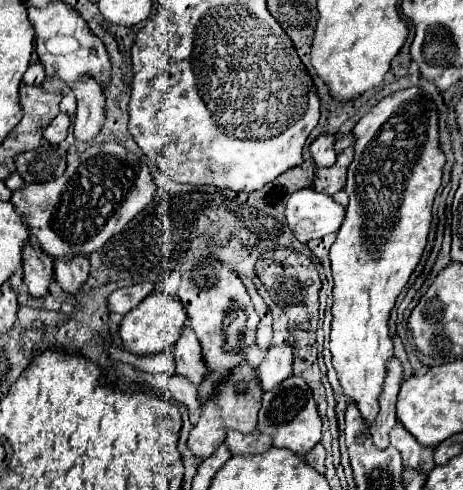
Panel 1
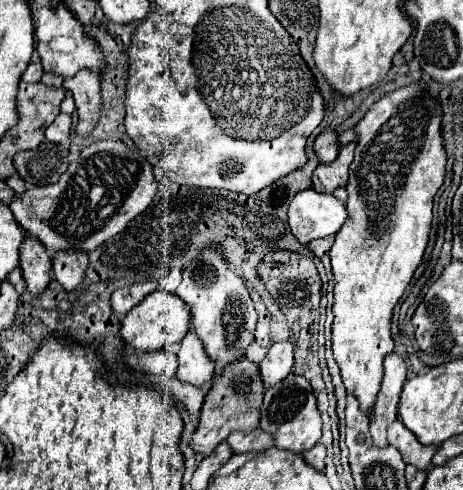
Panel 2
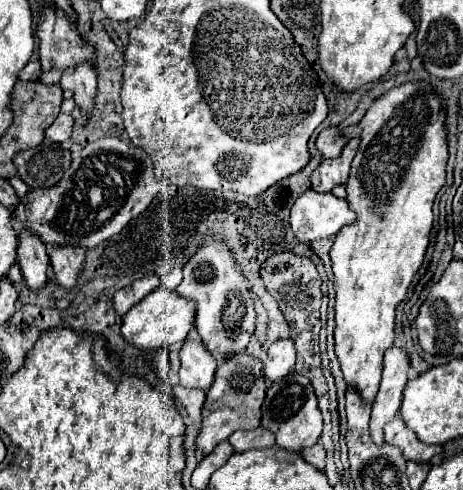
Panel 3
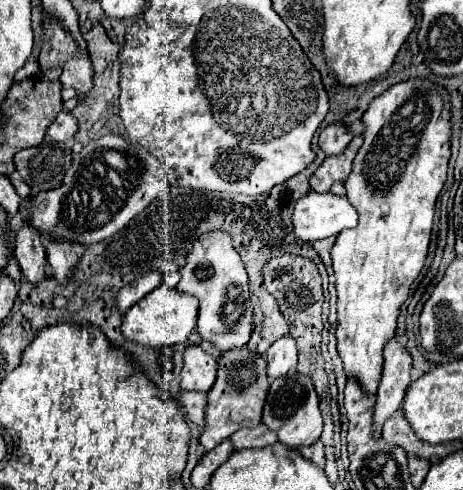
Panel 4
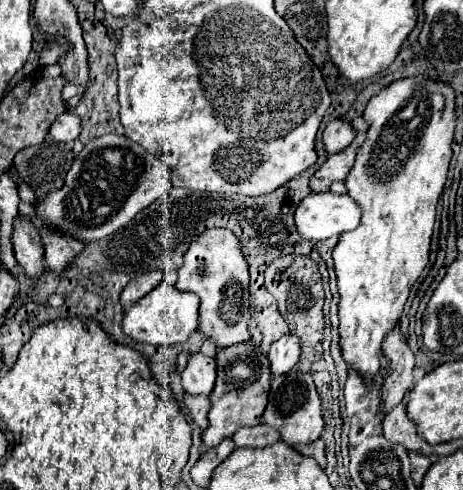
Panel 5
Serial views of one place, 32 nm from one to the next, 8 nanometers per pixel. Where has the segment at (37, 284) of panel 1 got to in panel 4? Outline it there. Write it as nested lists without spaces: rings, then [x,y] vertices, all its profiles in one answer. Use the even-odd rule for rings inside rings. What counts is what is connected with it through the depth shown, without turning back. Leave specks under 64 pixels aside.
[[[24,224],[16,232],[16,248],[14,248],[16,260],[20,264],[20,270],[24,278],[30,284],[40,284],[46,278],[46,248],[42,242],[42,236],[28,224]]]

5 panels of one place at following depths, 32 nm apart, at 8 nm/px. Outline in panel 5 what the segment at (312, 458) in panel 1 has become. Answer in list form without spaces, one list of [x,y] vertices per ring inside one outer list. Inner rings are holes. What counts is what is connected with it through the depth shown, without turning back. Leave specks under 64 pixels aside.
[[[316,440],[312,444],[302,444],[302,446],[296,446],[298,452],[302,452],[304,456],[312,456],[320,468],[326,468],[326,456],[324,456],[324,442],[322,440]]]

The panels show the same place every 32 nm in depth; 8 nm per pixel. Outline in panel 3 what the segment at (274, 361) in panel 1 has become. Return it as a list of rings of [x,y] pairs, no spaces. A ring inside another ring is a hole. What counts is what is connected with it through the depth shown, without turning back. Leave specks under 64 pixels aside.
[[[278,340],[268,348],[268,356],[264,360],[264,378],[268,384],[274,384],[274,380],[282,380],[288,376],[296,362],[296,350],[294,342],[288,340]]]

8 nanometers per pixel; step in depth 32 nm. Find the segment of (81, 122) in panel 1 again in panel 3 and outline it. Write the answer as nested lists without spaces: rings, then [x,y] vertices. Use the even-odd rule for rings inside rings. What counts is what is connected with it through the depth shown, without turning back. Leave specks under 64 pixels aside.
[[[88,64],[78,66],[72,74],[62,76],[62,88],[74,92],[74,100],[78,108],[84,108],[84,114],[92,112],[92,104],[96,104],[96,70]]]

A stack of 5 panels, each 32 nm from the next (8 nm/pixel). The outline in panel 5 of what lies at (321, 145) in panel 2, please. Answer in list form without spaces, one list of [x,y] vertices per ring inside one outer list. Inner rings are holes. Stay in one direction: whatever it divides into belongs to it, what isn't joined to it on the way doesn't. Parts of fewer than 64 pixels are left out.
[[[332,120],[324,132],[322,132],[322,144],[324,144],[324,150],[328,154],[336,154],[336,152],[342,152],[352,140],[354,140],[356,132],[352,130],[352,126],[344,120]]]

